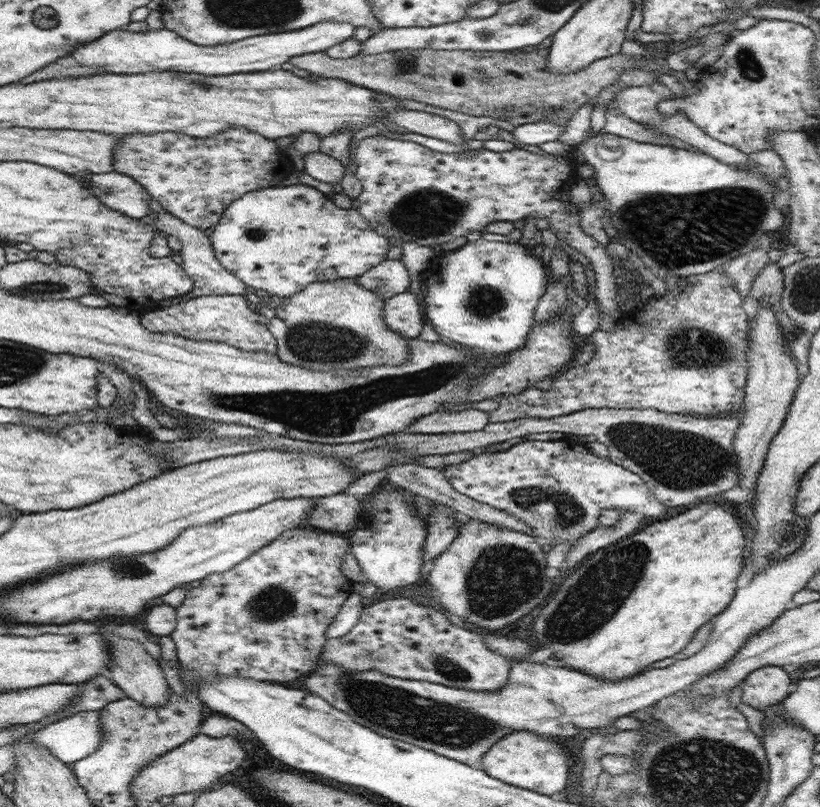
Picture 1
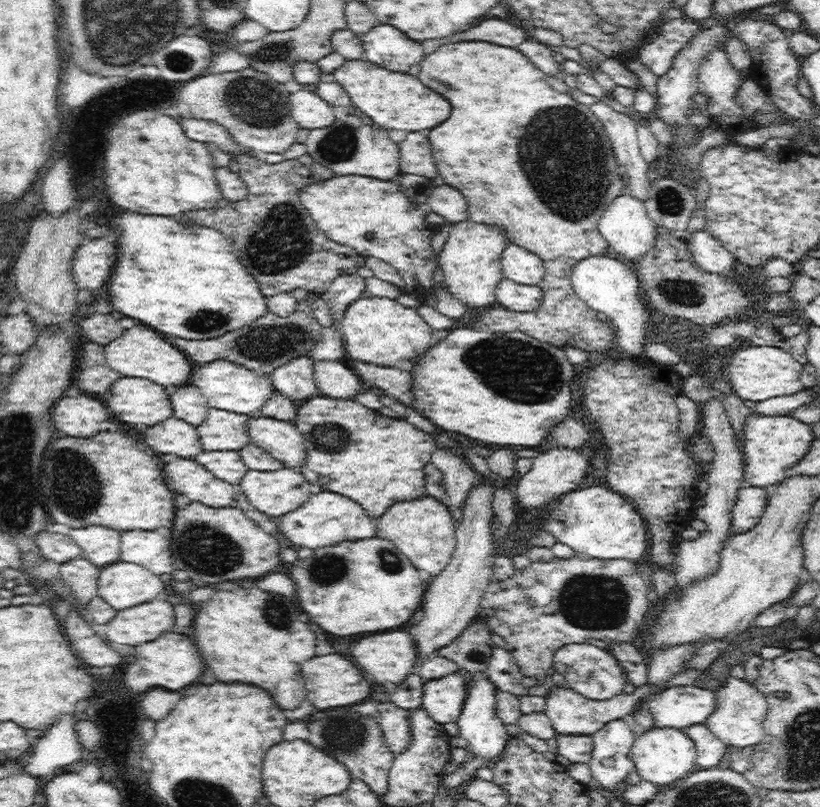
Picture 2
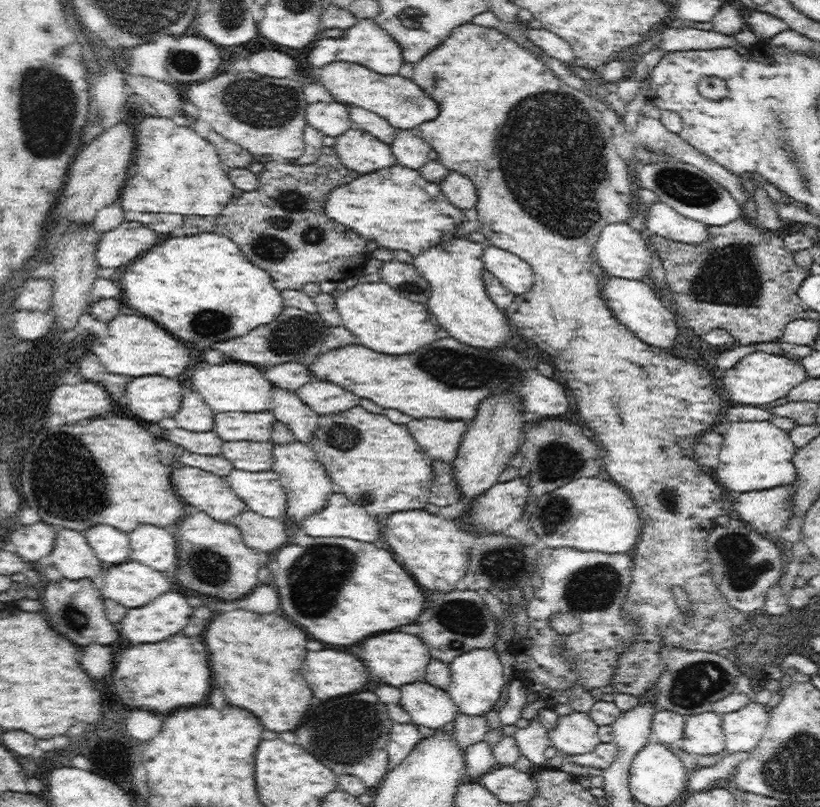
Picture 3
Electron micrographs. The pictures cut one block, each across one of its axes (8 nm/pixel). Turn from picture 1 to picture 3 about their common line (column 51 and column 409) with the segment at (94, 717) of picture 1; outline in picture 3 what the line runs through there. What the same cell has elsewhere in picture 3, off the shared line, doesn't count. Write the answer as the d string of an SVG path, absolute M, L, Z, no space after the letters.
M394 723L392 732L387 742L387 753L389 756L388 770L392 770L404 757L418 744L422 738L418 726L414 723Z

